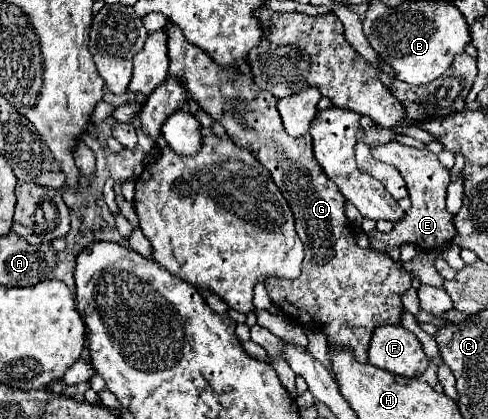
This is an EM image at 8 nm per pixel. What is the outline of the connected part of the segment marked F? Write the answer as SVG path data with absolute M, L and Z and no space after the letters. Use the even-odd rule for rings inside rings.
M383 325L375 329L369 343L369 363L395 375L419 377L427 369L429 359L415 333L401 325Z

